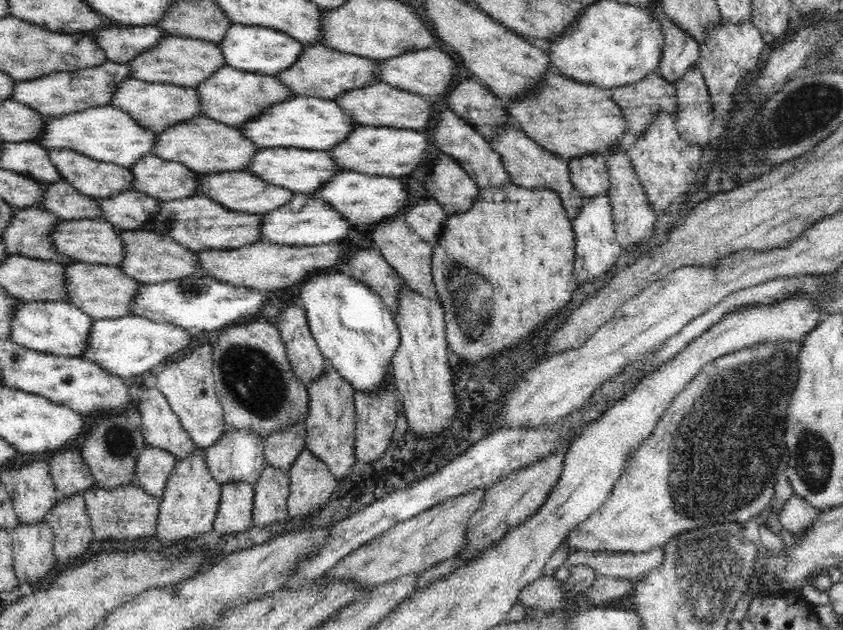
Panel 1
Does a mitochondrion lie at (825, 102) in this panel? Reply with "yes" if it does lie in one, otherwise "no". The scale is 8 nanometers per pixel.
yes

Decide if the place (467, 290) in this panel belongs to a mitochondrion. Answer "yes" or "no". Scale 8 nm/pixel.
yes

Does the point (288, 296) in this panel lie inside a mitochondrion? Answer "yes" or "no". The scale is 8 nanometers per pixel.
no

